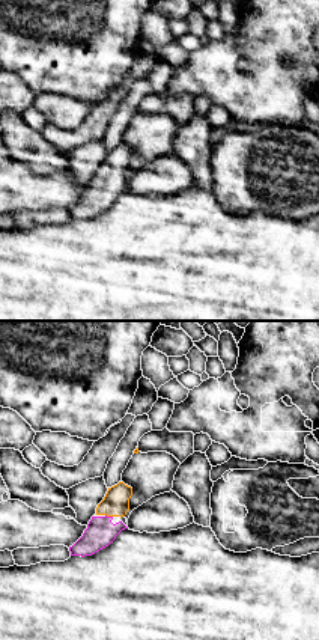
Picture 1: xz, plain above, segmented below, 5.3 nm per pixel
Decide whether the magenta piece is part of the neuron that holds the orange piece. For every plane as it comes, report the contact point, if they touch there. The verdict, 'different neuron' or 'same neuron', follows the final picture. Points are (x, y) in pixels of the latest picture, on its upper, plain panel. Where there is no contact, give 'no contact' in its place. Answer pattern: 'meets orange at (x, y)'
meets orange at (109, 178)

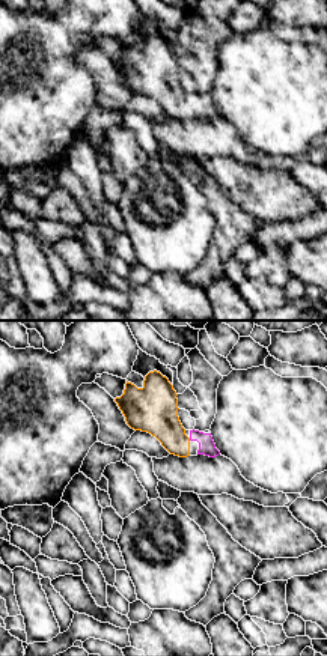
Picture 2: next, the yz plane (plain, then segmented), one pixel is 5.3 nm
no contact

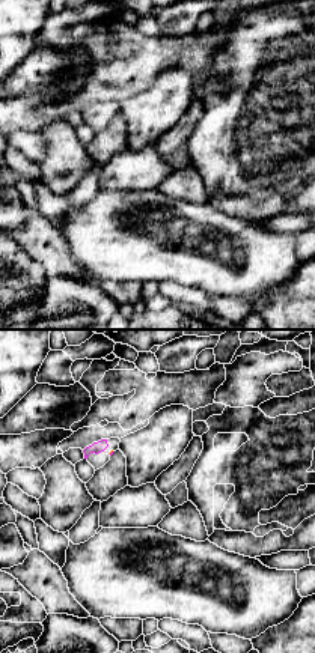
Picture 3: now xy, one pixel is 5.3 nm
meets orange at (110, 115)

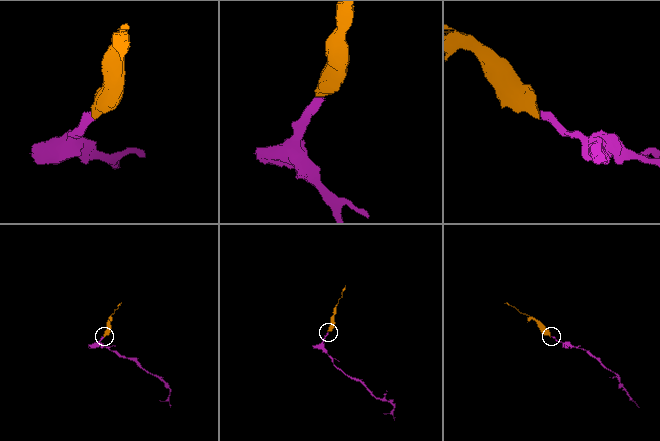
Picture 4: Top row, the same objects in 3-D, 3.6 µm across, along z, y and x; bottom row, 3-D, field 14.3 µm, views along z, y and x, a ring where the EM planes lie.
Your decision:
same neuron

